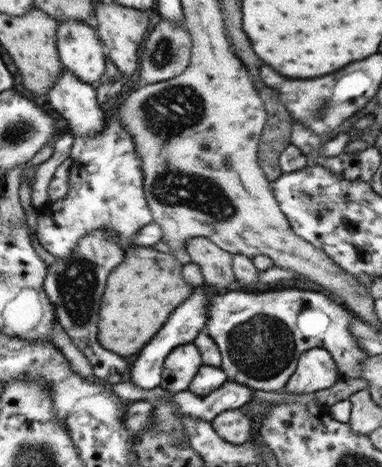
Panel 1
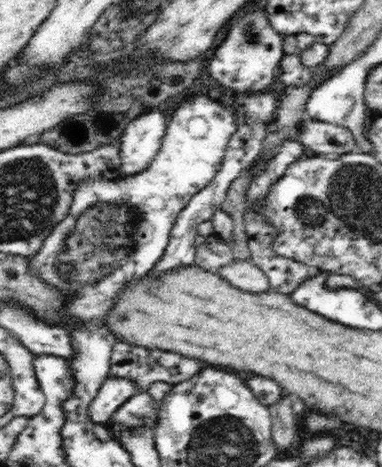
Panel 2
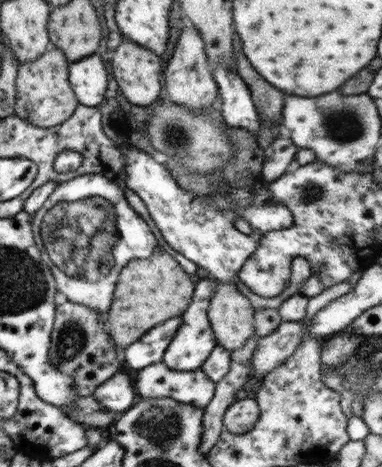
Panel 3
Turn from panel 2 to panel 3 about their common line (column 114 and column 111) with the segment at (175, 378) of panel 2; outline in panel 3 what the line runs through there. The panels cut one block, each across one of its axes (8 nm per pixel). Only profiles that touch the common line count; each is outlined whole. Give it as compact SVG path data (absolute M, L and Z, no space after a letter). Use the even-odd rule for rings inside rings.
M61 300L57 302L57 310L55 310L55 322L53 322L53 332L51 332L51 346L49 346L49 362L51 366L55 366L61 374L67 374L73 382L75 382L75 392L79 398L87 398L91 394L95 394L95 390L107 382L113 374L119 372L121 366L121 350L117 350L111 342L109 336L103 332L103 322L99 318L99 314L83 304L77 302L67 302Z

